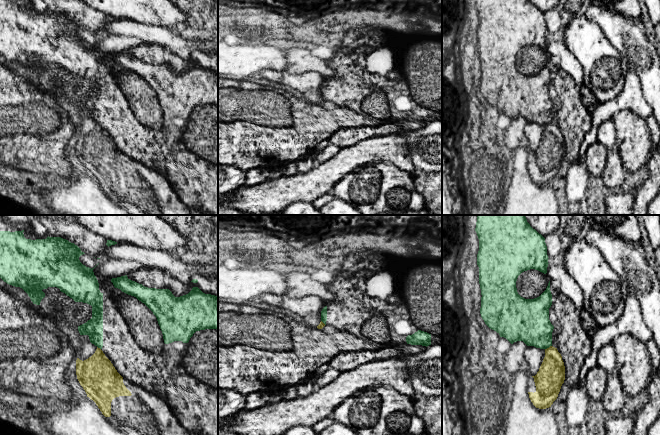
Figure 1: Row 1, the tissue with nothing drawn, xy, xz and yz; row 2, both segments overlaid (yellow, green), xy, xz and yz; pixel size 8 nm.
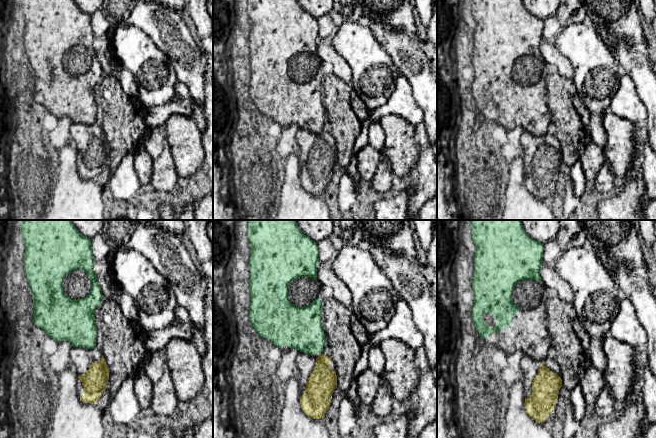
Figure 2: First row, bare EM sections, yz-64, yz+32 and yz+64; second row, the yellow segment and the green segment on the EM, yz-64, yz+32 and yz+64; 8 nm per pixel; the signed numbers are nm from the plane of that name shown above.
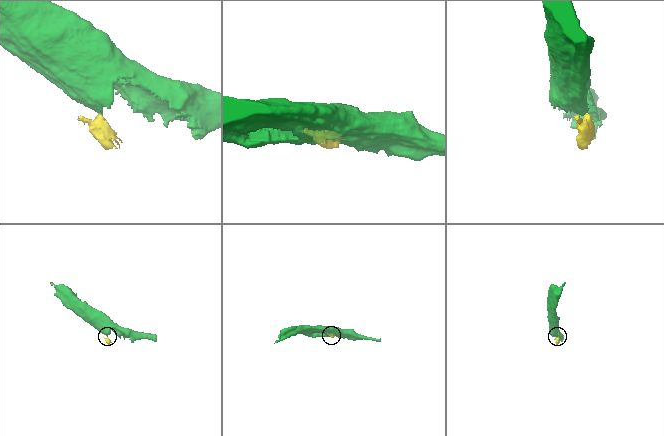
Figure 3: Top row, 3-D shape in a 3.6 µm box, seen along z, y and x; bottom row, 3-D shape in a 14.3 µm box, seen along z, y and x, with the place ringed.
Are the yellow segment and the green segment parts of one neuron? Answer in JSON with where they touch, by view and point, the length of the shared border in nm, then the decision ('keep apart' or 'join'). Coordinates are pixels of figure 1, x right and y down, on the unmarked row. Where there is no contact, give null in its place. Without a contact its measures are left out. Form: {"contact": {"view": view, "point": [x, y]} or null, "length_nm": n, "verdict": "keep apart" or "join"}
{"contact": {"view": "yz", "point": [549, 123]}, "length_nm": 70, "verdict": "keep apart"}

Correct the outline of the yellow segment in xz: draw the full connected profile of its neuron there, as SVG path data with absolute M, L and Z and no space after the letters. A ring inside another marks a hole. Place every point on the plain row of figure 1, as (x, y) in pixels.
M264 70L258 78L282 84L300 91L304 99L312 104L322 105L325 100L321 97L321 87L327 82L328 77L316 72L305 72L290 75L286 71Z

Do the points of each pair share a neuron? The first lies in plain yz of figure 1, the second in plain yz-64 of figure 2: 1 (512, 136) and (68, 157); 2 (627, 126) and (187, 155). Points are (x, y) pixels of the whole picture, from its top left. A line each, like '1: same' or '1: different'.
1: different
2: same

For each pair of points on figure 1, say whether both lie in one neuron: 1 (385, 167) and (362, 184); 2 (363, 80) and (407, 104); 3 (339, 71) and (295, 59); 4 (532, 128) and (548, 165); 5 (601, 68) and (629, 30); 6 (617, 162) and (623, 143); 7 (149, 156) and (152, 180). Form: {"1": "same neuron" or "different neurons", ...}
{"1": "same neuron", "2": "same neuron", "3": "different neurons", "4": "same neuron", "5": "different neurons", "6": "different neurons", "7": "different neurons"}

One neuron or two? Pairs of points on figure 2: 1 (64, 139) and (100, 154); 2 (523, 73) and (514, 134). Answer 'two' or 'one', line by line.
1: two
2: two

